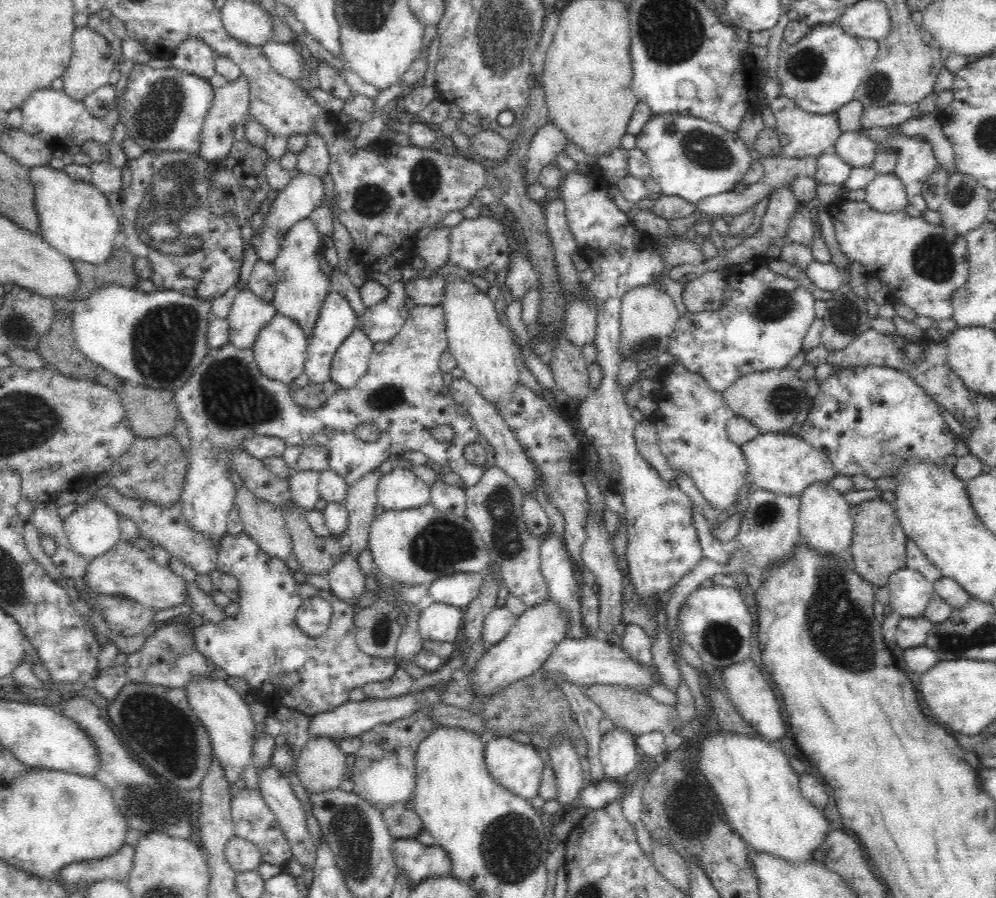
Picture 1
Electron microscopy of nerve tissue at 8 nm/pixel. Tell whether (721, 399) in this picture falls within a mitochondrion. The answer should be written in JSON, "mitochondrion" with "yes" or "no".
{"mitochondrion":"no"}

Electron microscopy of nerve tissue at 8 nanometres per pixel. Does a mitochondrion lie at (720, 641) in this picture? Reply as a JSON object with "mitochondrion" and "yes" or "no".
{"mitochondrion":"yes"}

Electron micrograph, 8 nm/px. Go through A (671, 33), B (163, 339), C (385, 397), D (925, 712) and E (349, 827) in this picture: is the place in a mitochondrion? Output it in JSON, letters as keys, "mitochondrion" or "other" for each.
{"A":"mitochondrion","B":"mitochondrion","C":"mitochondrion","D":"other","E":"mitochondrion"}

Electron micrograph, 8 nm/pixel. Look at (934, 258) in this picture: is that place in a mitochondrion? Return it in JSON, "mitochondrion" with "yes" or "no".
{"mitochondrion":"yes"}

